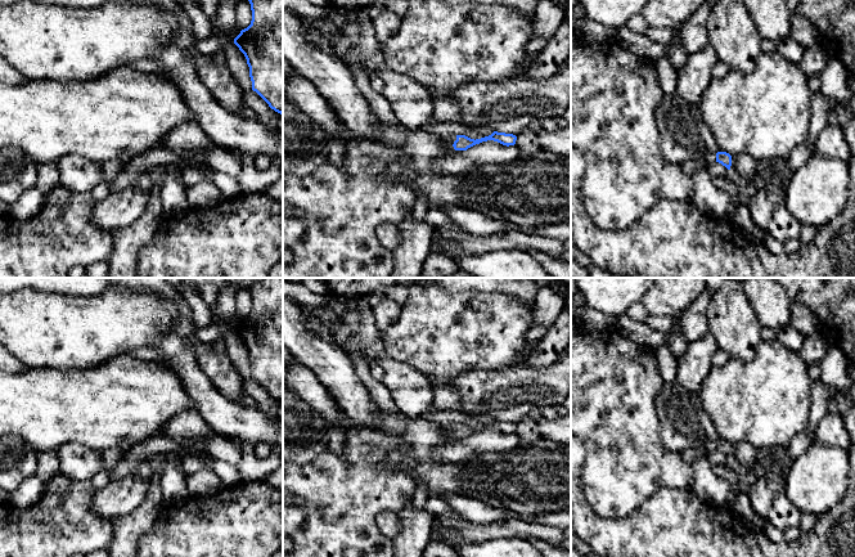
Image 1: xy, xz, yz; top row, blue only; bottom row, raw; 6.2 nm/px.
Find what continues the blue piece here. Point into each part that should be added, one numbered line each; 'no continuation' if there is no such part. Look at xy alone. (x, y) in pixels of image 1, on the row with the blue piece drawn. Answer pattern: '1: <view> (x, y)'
no continuation

